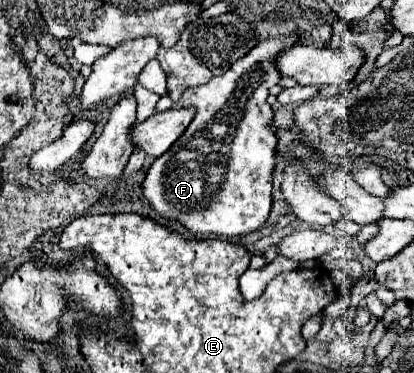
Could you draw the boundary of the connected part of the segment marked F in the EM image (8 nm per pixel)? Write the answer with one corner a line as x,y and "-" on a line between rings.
299,32
267,38
259,42
247,56
237,60
225,74
215,76
203,86
195,86
183,92
183,96
179,98
179,106
195,106
197,114
183,136
151,164
143,182
143,194
159,214
179,220
193,234
213,234
219,238
243,236
263,226
273,202
271,180
277,146
275,132
273,128
269,128
269,124
273,122
273,112
267,104
267,98
269,88
281,80
279,70
275,70
275,58
279,56
279,50
289,50
299,42

